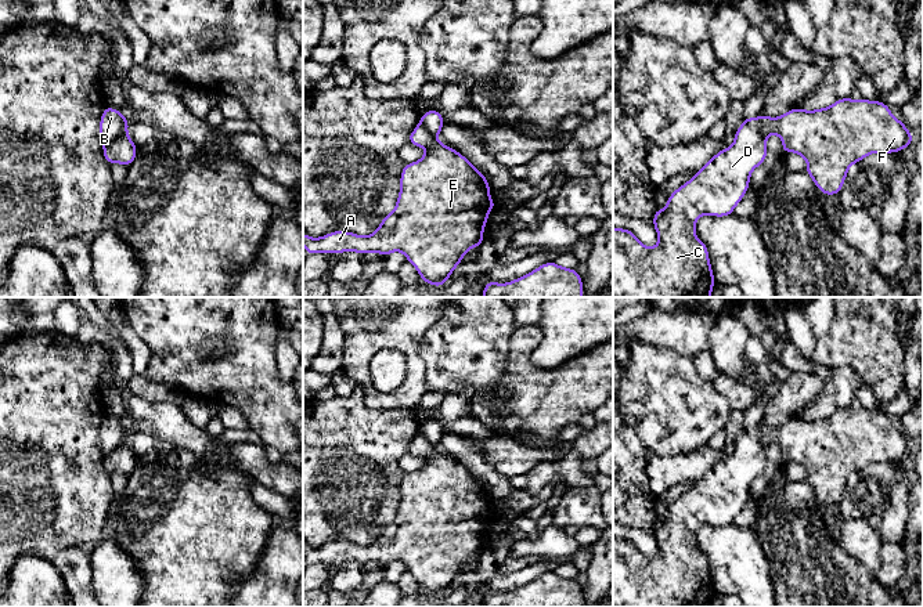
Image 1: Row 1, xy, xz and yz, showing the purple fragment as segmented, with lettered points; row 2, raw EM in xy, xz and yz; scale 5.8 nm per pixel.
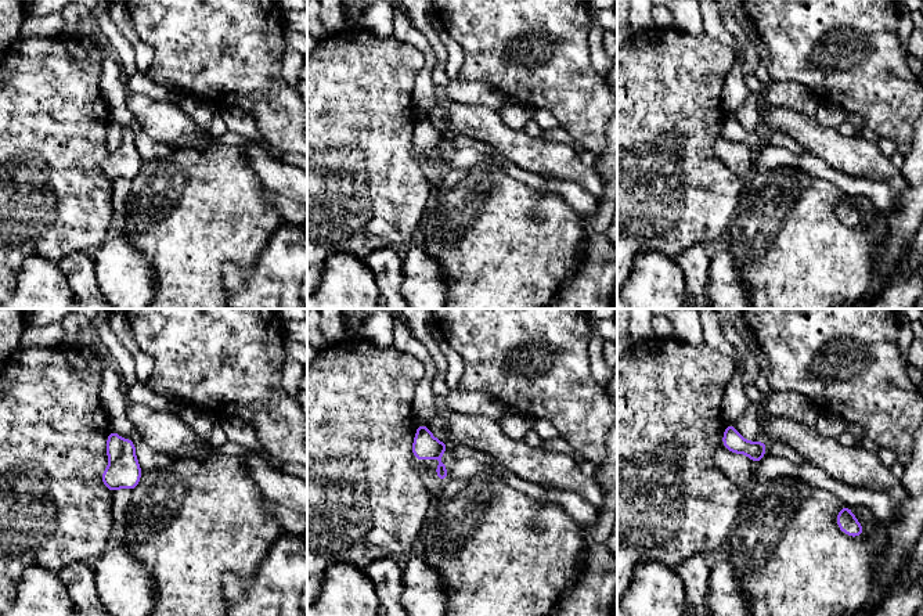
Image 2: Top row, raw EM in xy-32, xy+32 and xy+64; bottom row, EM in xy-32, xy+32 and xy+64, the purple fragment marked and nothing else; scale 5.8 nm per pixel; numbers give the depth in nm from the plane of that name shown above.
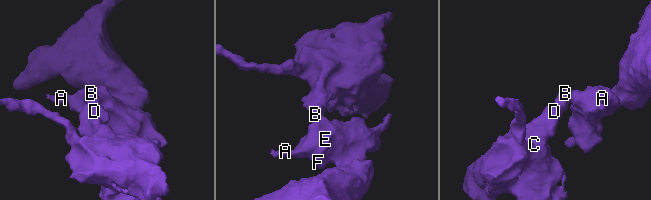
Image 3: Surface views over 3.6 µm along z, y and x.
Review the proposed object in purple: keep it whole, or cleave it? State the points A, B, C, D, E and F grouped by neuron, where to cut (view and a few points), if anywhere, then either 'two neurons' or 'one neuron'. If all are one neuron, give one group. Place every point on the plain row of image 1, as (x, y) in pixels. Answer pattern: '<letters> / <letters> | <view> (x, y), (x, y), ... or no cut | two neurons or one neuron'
A B E F / C D | xy (128, 430), (123, 440), (104, 455) | two neurons

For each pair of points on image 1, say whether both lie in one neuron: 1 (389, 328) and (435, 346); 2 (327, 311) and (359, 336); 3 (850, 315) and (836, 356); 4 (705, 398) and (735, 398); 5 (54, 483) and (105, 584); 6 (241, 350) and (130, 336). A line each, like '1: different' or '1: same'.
1: different
2: different
3: same
4: different
5: different
6: different

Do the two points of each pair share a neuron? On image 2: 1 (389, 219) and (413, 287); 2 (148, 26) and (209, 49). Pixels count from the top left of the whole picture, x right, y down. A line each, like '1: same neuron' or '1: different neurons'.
1: different neurons
2: same neuron

